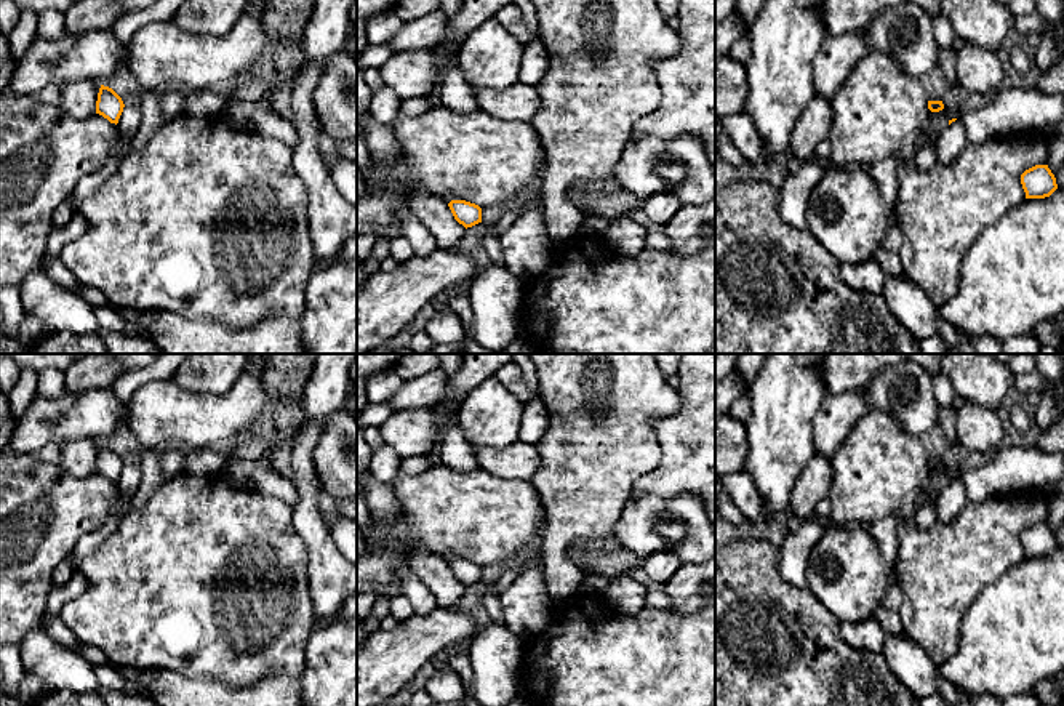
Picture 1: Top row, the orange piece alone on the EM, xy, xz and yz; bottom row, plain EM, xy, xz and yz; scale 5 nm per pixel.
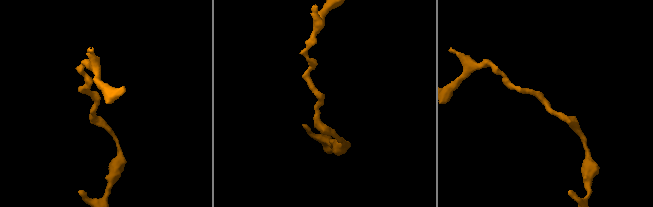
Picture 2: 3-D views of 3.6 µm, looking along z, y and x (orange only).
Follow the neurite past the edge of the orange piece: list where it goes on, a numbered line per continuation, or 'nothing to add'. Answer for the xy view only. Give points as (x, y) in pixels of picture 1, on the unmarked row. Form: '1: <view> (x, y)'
nothing to add

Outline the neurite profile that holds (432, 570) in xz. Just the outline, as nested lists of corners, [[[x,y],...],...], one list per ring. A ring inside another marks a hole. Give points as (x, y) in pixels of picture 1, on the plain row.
[[[416,544],[410,552],[408,565],[435,596],[438,607],[454,608],[458,605],[466,586],[454,578],[445,559]]]

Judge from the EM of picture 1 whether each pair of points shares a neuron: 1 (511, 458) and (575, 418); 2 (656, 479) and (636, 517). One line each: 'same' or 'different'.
1: different
2: different

